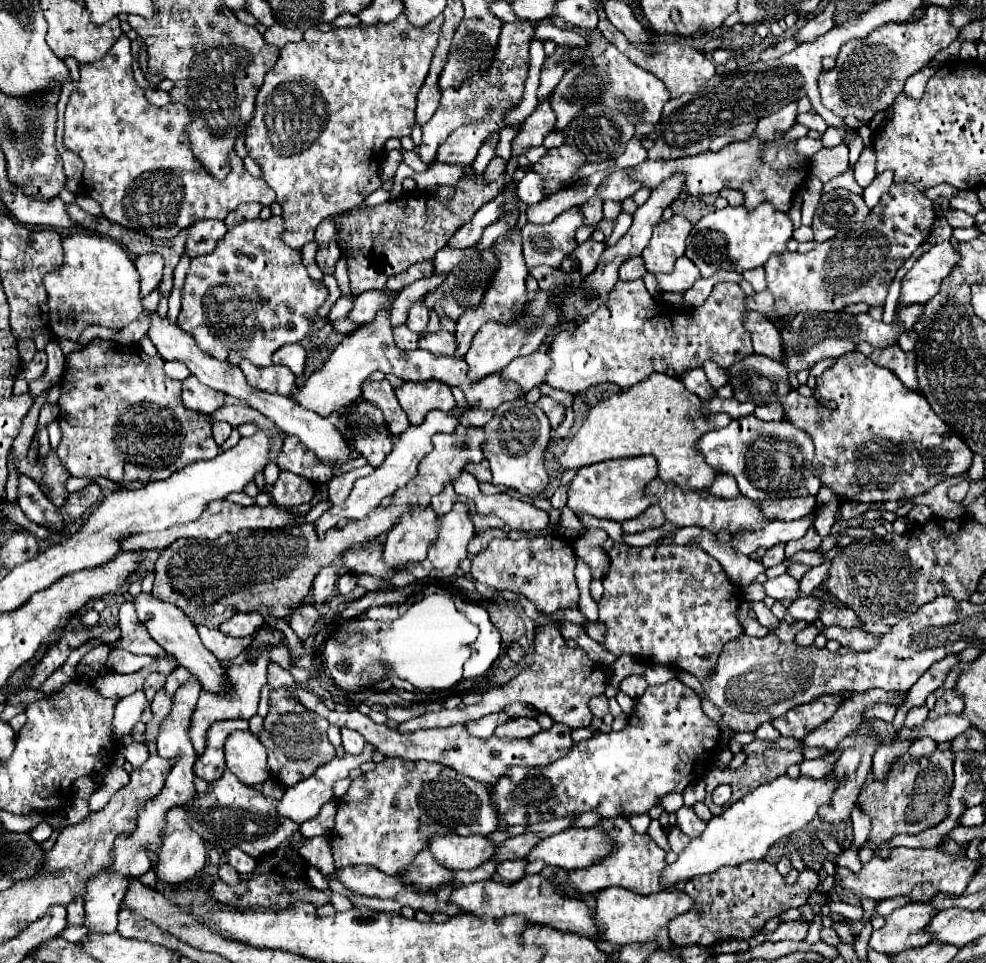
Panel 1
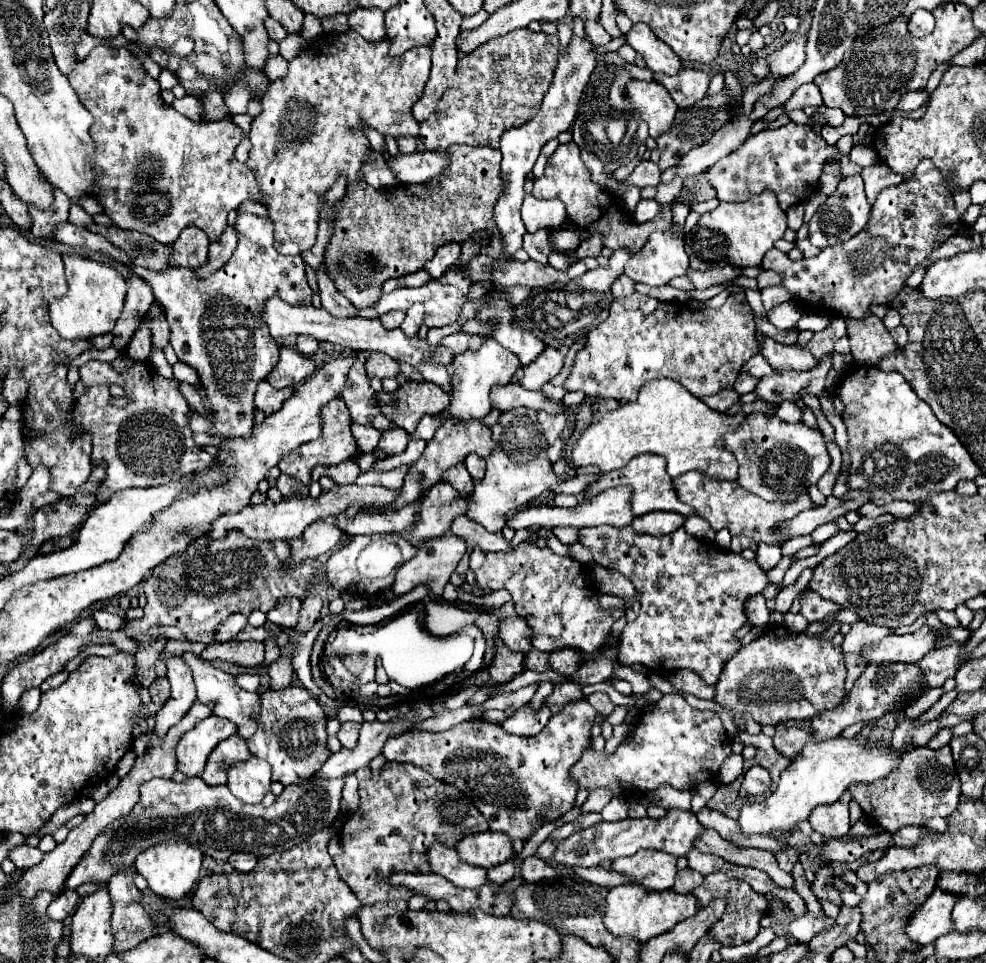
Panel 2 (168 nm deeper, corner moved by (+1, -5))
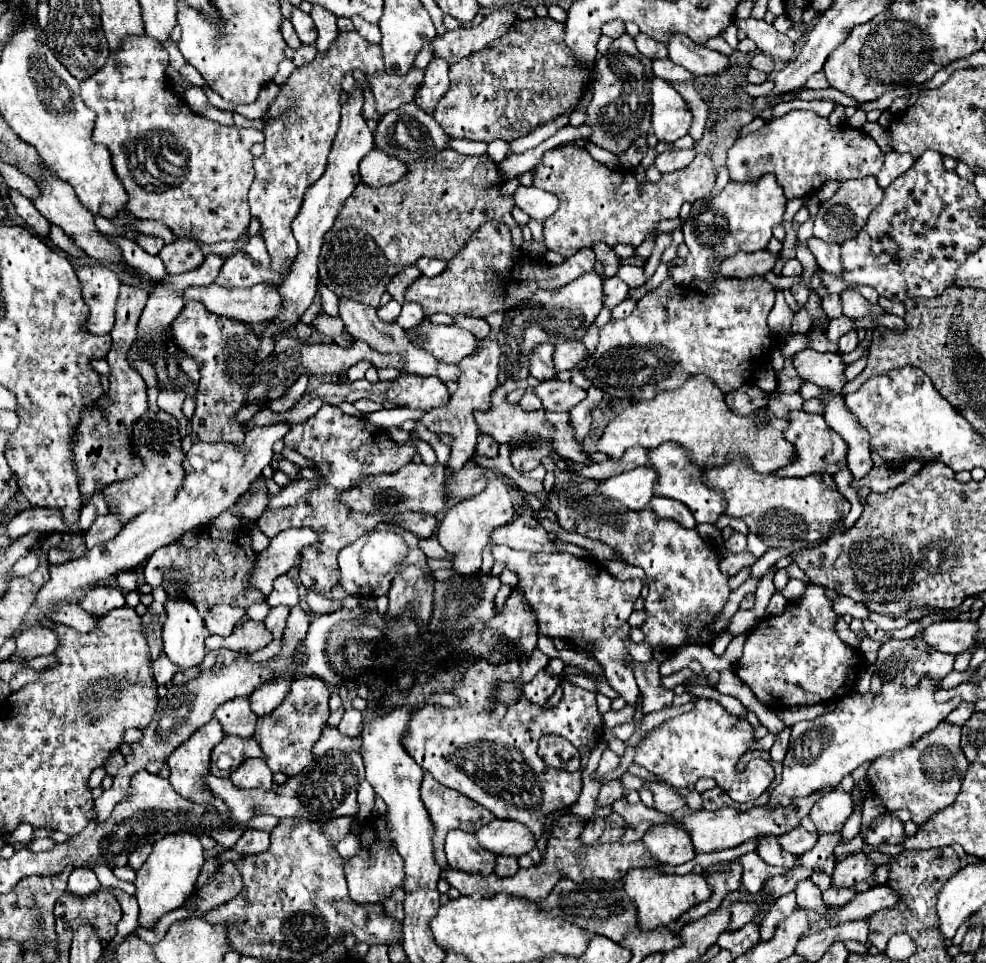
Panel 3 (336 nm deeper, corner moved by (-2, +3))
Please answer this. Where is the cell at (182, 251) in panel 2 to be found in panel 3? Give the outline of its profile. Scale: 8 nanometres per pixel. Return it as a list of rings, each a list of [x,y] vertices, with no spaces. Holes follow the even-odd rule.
[[[178,236],[176,242],[164,246],[158,254],[166,266],[168,274],[182,274],[198,268],[204,262],[200,244],[186,236]]]

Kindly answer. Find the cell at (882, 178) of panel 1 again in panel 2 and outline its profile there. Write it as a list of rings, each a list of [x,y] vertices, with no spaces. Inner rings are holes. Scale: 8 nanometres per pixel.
[[[875,164],[875,166],[867,166],[863,168],[861,172],[863,180],[865,180],[865,192],[867,192],[867,200],[869,204],[875,202],[877,194],[883,190],[883,188],[889,188],[889,186],[897,186],[903,182],[903,176],[897,176],[895,172],[891,172],[891,168],[887,168],[885,164]]]

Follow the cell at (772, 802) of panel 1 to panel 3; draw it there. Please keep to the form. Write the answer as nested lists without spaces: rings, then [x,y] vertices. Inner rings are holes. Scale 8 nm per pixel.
[[[924,676],[916,686],[884,682],[878,696],[870,692],[852,694],[838,700],[836,708],[822,718],[794,724],[788,754],[782,762],[782,782],[770,794],[770,806],[776,808],[784,796],[798,798],[818,792],[826,784],[838,786],[840,780],[860,764],[876,760],[884,752],[898,750],[908,746],[910,742],[920,740],[922,734],[934,730],[960,704],[960,698],[952,700],[950,704],[936,702],[934,692],[938,692],[940,688],[942,686],[938,680]],[[812,754],[816,754],[816,758],[812,758]]]

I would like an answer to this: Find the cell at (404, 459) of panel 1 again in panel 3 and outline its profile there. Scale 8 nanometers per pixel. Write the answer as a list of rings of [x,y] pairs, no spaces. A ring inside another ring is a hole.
[[[288,528],[276,534],[274,540],[270,540],[270,546],[258,554],[248,588],[256,588],[266,598],[272,592],[272,582],[300,560],[304,546],[310,546],[316,540],[316,532],[310,528]]]

